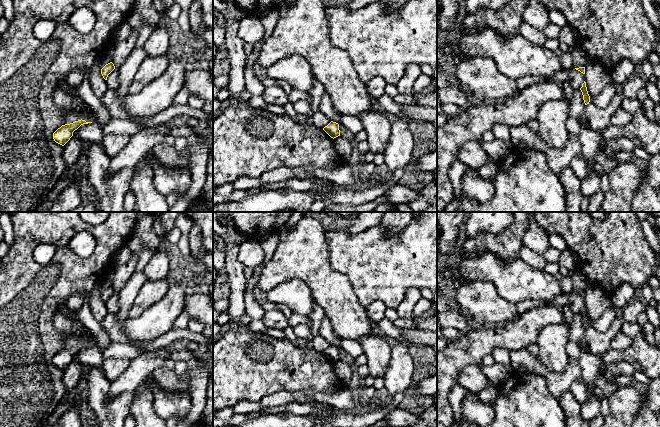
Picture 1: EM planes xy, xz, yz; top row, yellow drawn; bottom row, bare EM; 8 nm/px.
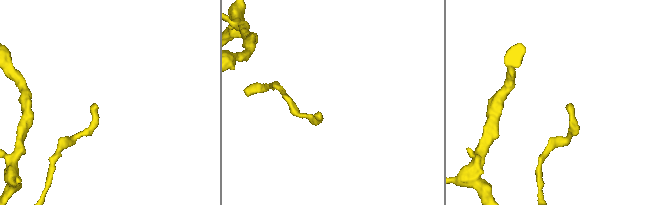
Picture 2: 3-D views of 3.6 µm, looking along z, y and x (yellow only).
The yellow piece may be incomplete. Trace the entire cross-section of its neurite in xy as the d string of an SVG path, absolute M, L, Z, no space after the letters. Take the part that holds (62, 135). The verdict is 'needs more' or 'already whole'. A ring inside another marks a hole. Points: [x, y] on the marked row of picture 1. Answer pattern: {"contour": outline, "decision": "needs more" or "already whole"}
{"contour": "M81 119L70 124L62 125L53 133L53 139L56 143L64 146L73 136L75 130L77 130L81 125L88 123L92 122L86 122Z", "decision": "already whole"}

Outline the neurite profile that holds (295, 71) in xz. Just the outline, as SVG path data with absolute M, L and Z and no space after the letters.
M292 55L267 69L267 76L288 85L291 89L308 92L314 81L313 70L300 55Z

